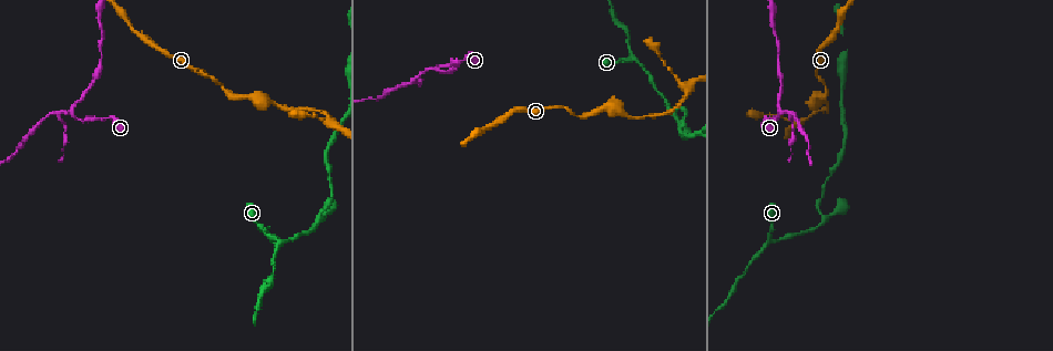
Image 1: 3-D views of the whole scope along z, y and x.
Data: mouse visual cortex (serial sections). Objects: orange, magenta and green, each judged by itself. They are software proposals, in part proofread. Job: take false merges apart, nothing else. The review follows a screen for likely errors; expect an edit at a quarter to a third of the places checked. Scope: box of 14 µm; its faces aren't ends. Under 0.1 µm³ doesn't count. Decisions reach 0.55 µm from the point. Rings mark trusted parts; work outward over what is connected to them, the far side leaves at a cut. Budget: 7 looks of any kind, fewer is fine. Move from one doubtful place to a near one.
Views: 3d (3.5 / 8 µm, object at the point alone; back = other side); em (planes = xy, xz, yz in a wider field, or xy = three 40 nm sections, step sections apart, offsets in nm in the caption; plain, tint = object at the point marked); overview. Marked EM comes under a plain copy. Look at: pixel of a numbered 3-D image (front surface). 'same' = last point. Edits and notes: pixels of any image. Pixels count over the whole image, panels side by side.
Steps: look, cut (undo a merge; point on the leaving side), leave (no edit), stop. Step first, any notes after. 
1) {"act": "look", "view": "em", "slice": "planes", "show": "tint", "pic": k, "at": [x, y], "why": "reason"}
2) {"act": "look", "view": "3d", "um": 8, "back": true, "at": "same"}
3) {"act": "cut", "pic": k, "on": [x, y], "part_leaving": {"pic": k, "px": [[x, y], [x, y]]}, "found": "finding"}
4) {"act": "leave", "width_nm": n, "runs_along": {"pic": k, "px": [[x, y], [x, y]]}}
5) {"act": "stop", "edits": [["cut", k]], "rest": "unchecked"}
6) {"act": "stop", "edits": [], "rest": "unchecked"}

{"act": "look", "view": "3d", "um": 3.5, "pic": 1, "at": [426, 69], "why": "two arms in line, one across"}

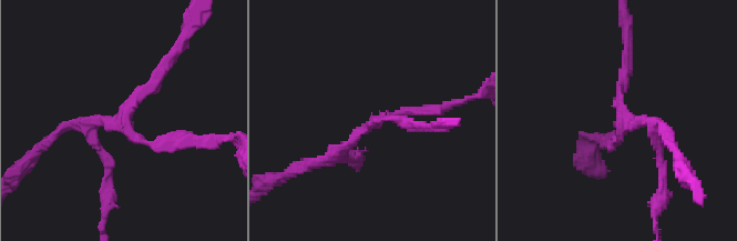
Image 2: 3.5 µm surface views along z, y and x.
{"act": "look", "view": "em", "slice": "planes", "show": "tint", "pic": 2, "at": [373, 121], "arms": 3, "arm_widths_nm": [150, 150, 200]}

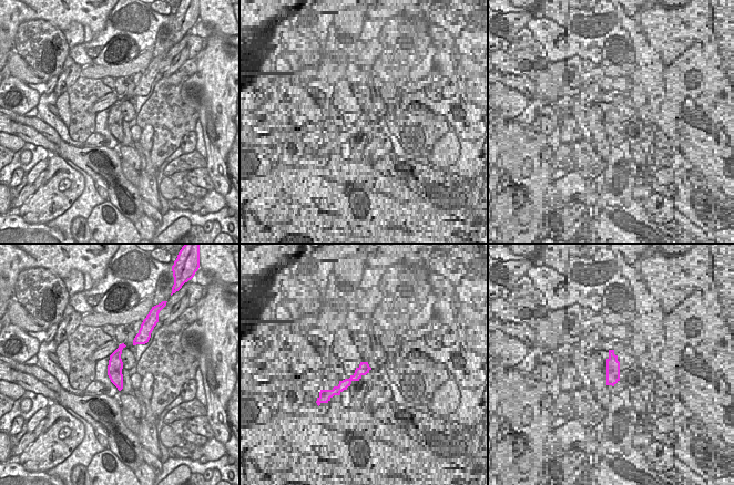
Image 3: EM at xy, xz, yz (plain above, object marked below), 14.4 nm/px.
{"act": "leave", "width_nm": 220, "runs_along": {"pic": 2, "px": [[437, 108], [378, 119], [314, 162]]}, "found": "one cell here"}

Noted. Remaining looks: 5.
{"act": "look", "view": "3d", "um": 3.5, "pic": 1, "at": [102, 58], "why": "thin neck"}

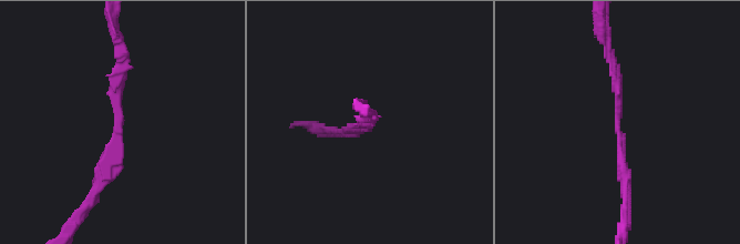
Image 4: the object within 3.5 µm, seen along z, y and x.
{"act": "look", "view": "em", "slice": "xy", "step": 5, "show": "tint", "pic": 4, "at": [618, 120], "why": "now the EM"}

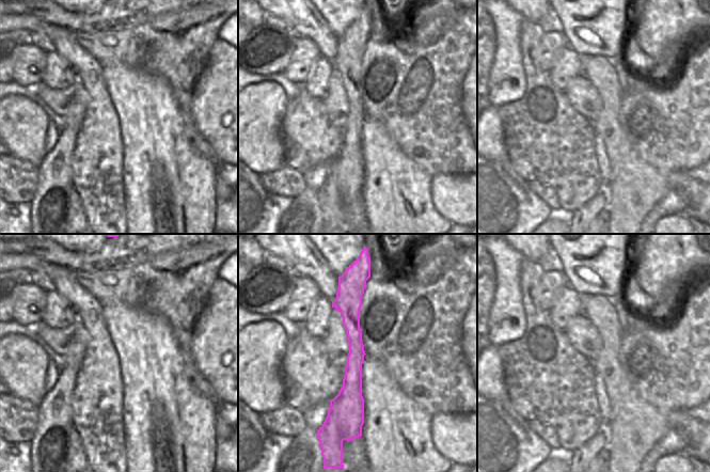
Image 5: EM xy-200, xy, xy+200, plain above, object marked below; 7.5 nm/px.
{"act": "look", "view": "em", "slice": "xy", "step": 1, "show": "tint", "at": "same"}

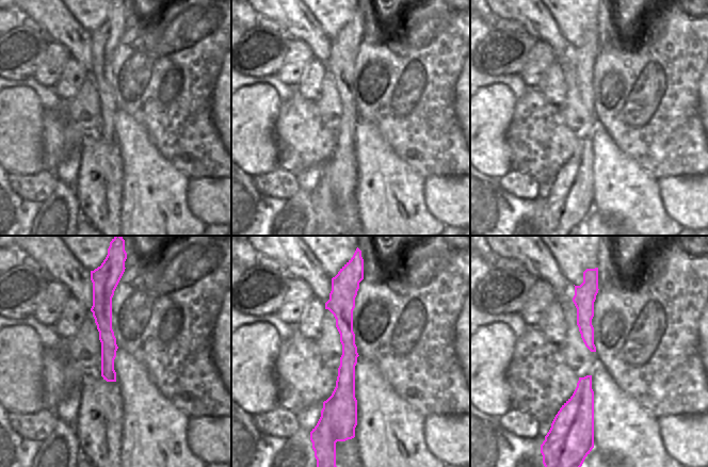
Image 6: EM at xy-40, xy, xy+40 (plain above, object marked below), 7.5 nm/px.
{"act": "leave", "runs_along": {"pic": 6, "px": [[342, 285], [347, 418], [352, 425]]}, "found": "one cell here"}

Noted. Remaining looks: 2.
{"act": "stop", "edits": [], "rest": "unchecked"}

